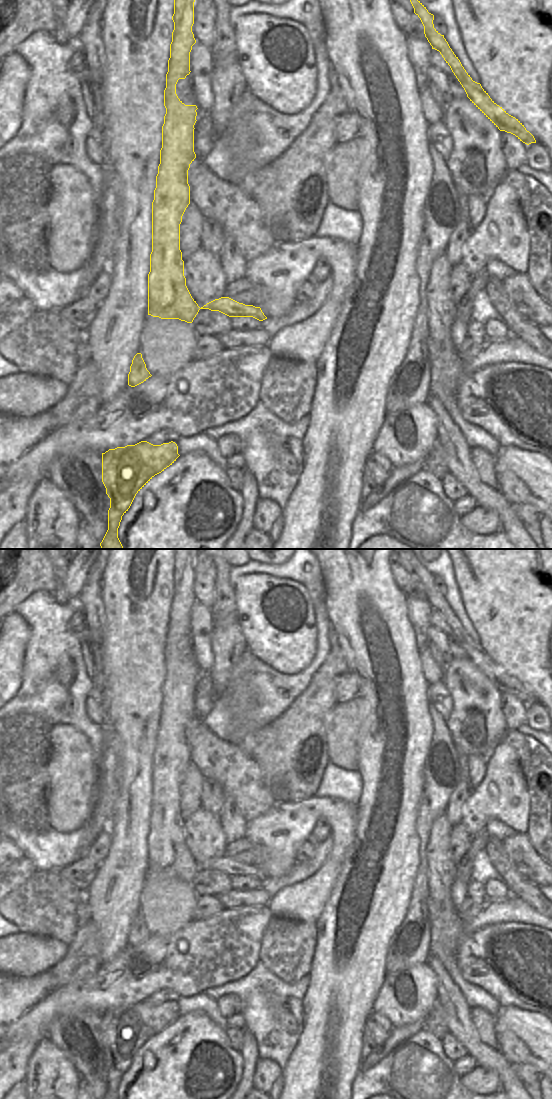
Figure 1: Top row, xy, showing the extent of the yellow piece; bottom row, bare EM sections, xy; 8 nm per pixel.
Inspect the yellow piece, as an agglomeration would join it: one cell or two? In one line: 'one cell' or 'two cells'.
two cells

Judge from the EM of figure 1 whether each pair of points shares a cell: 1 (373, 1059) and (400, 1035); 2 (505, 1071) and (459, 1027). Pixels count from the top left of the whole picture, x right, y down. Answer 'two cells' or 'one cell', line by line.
1: one cell
2: one cell

